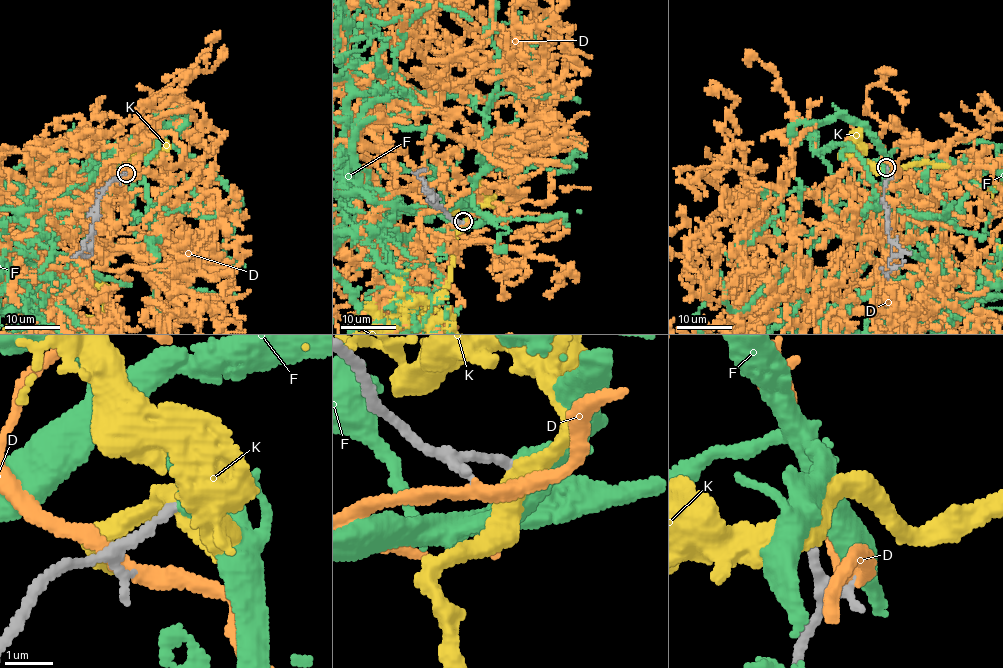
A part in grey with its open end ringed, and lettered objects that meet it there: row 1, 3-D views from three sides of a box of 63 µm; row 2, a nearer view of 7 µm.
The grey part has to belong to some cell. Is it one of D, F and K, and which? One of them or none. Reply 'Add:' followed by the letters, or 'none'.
Add: F

